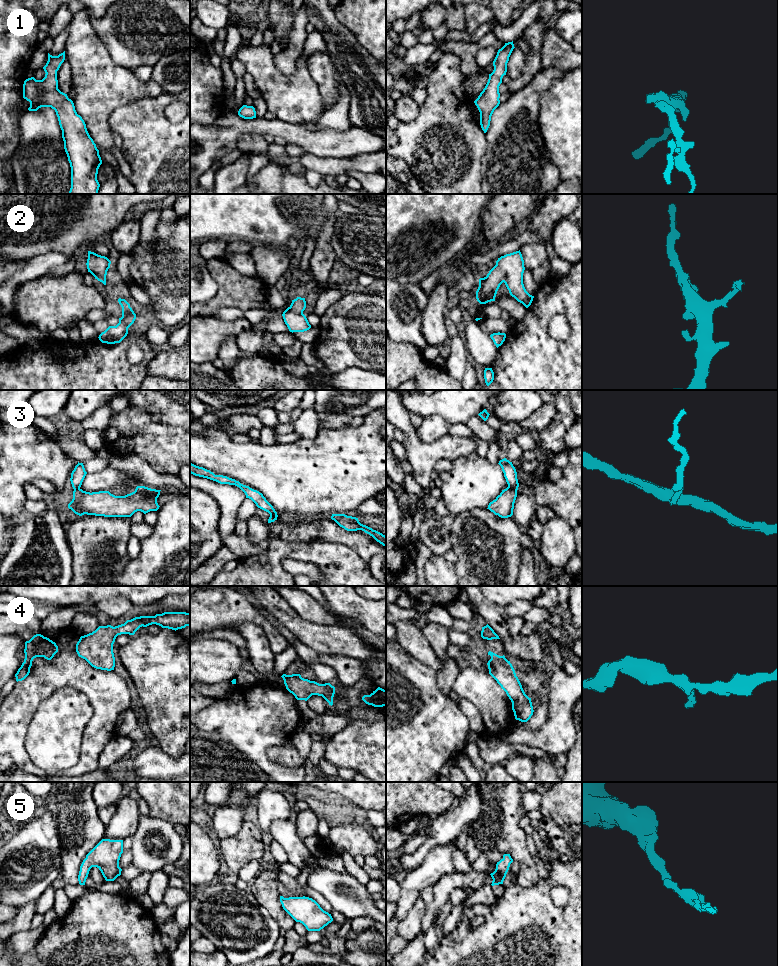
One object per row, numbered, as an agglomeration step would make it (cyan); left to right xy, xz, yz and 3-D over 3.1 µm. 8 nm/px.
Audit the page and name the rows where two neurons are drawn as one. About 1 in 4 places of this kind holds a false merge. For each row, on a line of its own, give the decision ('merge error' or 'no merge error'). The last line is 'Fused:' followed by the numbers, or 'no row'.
1: no merge error
2: no merge error
3: merge error
4: no merge error
5: no merge error
Fused: 3

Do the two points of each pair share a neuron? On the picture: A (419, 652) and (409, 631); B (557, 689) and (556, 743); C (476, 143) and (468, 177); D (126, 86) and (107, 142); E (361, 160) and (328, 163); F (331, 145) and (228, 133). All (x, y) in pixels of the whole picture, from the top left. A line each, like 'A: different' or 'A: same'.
A: same
B: same
C: same
D: same
E: same
F: same

